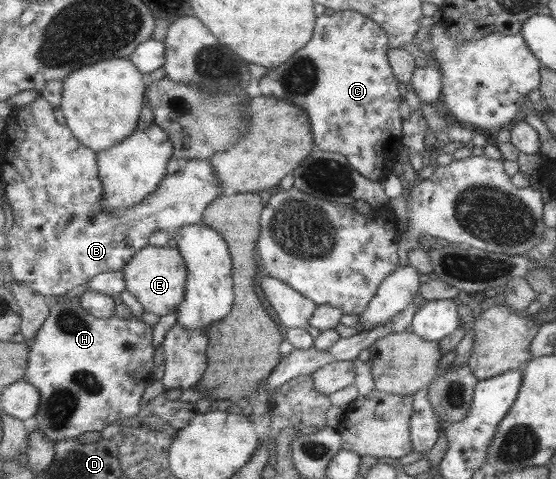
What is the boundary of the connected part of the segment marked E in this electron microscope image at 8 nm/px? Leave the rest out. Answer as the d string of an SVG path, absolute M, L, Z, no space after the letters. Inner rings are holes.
M148 245L132 257L124 266L123 271L127 290L138 299L146 312L157 316L178 312L180 305L185 300L188 277L187 262L178 247Z

